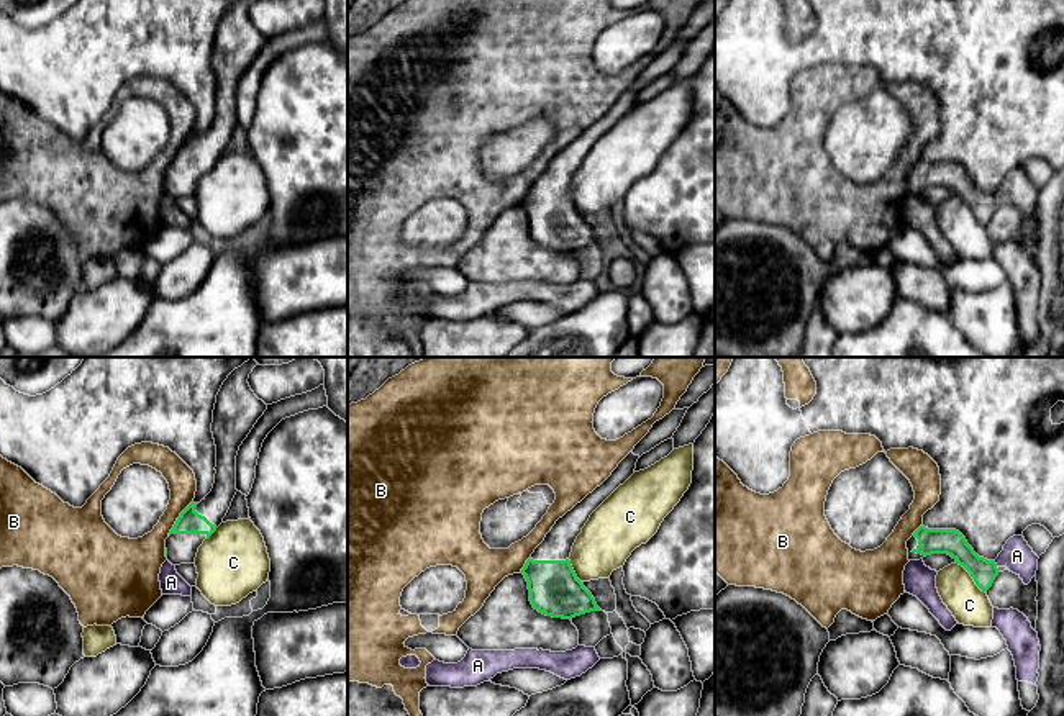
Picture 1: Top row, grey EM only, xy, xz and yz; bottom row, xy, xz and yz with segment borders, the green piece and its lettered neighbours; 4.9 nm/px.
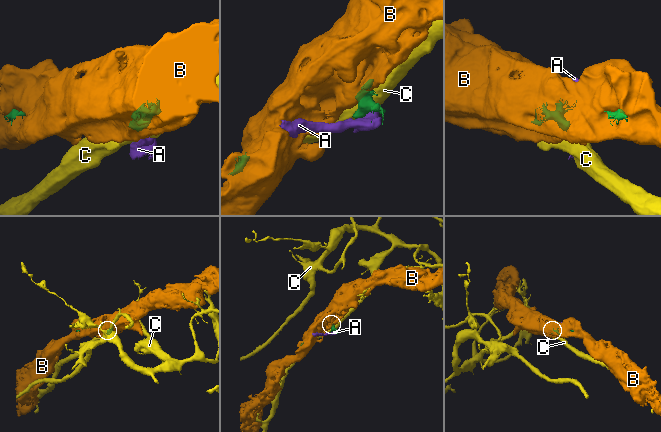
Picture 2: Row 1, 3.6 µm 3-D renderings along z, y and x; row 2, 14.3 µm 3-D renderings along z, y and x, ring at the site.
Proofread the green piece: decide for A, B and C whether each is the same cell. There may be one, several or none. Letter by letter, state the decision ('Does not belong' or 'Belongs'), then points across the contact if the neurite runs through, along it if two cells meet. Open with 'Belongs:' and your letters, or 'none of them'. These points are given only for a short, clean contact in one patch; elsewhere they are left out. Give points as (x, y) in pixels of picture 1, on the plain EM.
Belongs: A
A: Belongs
B: Does not belong
C: Does not belong

